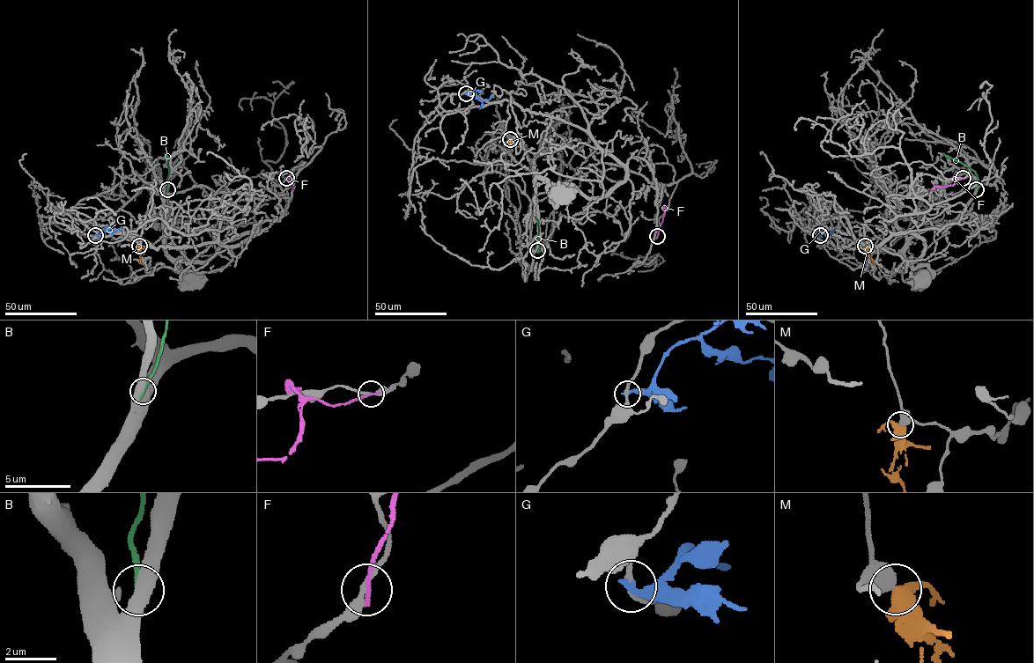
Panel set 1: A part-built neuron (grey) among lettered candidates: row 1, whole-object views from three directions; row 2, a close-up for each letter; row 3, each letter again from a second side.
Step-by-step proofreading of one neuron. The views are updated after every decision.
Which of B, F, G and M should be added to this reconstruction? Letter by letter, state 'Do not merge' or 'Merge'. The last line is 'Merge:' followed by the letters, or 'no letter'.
B: Do not merge
F: Do not merge
G: Do not merge
M: Do not merge
Merge: no letter

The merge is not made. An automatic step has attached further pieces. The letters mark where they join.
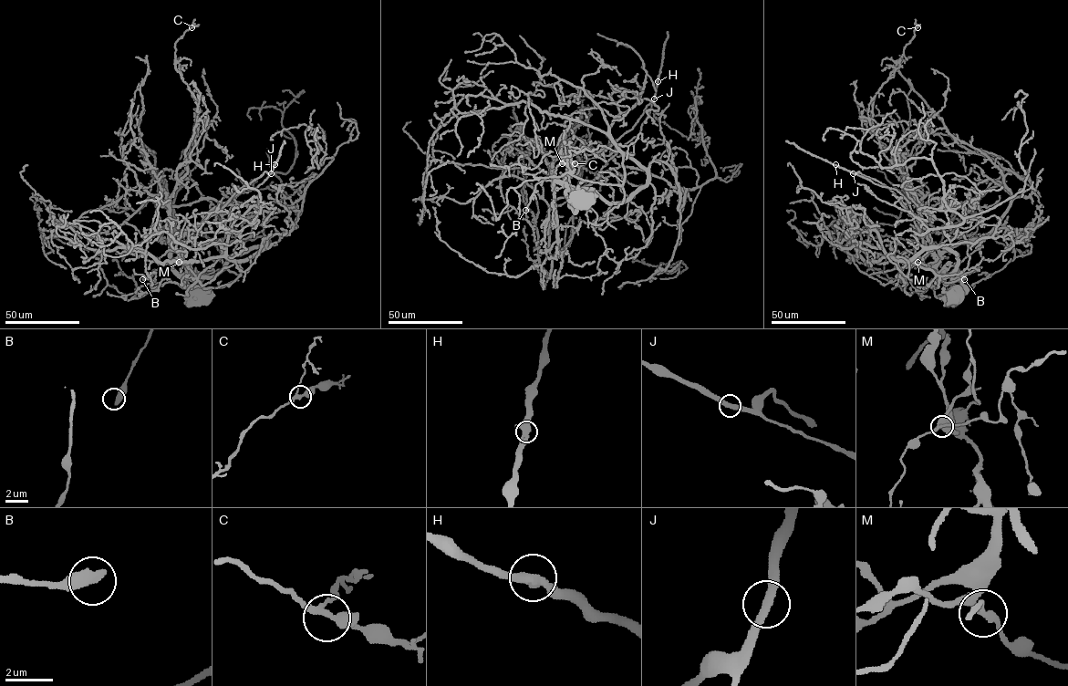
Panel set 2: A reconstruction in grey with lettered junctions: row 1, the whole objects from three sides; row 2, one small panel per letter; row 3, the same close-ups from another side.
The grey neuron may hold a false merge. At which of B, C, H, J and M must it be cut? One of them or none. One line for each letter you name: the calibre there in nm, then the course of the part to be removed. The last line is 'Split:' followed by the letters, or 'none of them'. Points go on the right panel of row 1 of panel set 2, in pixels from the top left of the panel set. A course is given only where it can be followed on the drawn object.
M: 200 nm | (917, 262), (928, 251), (913, 218), (886, 185), (858, 171), (909, 202), (931, 238), (933, 258)
Split: M

